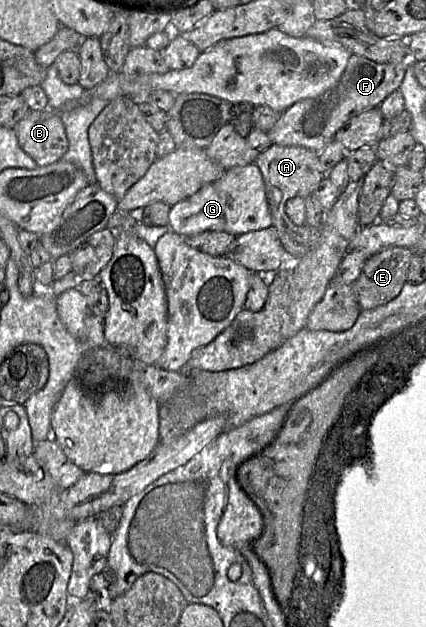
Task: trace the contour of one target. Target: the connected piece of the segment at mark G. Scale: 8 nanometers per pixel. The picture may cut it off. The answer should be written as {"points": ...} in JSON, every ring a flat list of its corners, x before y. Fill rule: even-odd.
{"points":[[256,165,231,167,214,182,204,185,191,197,171,206,169,229,183,237,206,231,220,231,239,236,272,226,263,176]]}

